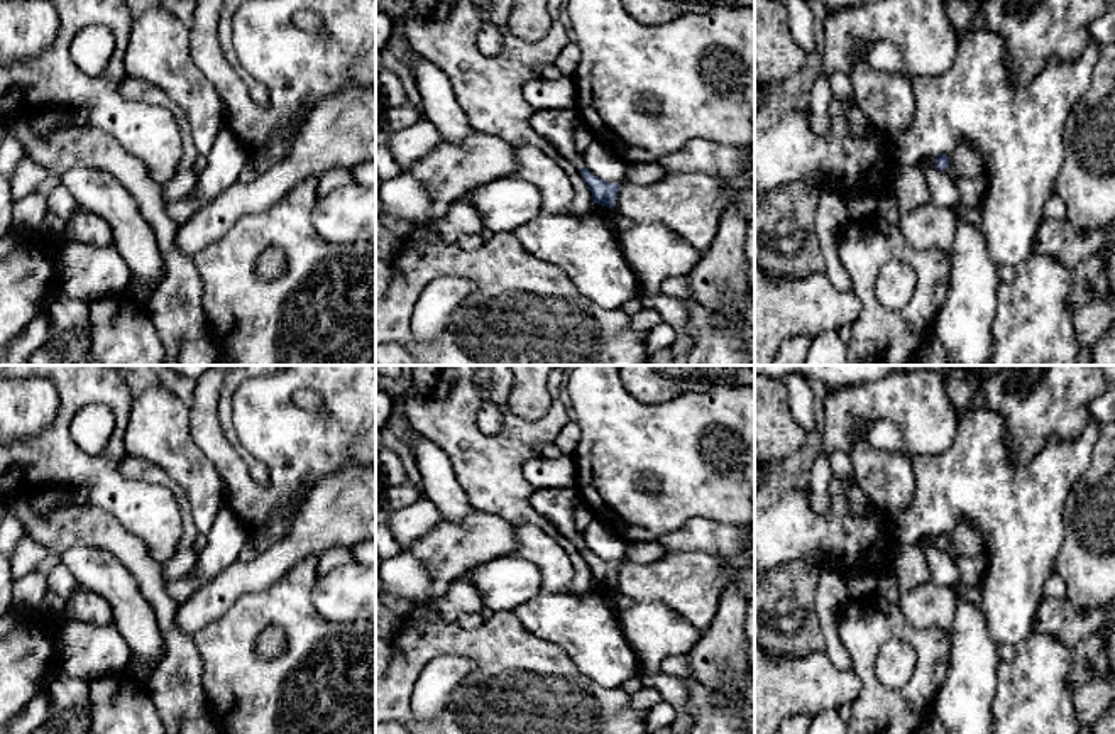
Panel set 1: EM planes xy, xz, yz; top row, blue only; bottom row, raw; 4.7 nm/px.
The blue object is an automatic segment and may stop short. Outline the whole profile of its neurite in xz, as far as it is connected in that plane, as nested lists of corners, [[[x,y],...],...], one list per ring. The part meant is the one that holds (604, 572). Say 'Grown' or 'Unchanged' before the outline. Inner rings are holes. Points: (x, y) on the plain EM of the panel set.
Grown. [[[541,489],[531,496],[531,504],[580,550],[594,580],[612,589],[619,563],[602,560],[585,546],[584,538],[575,529],[575,509],[580,502],[580,496],[575,489]]]

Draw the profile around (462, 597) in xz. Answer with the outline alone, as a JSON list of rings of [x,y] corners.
[[[467,572],[452,582],[445,599],[430,605],[415,607],[408,616],[401,617],[399,629],[425,622],[448,624],[457,622],[462,614],[479,614],[482,600],[477,589],[467,580]]]

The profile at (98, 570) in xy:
[[[73,546],[59,558],[80,587],[108,600],[113,624],[130,651],[130,665],[147,665],[154,671],[164,660],[166,643],[156,612],[132,573],[110,551],[93,546]]]

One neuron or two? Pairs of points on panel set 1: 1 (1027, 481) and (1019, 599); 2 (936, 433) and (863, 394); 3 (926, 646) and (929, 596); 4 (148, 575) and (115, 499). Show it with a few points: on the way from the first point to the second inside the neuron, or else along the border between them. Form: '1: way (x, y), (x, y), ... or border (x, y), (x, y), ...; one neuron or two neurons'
1: way (1021, 509), (1019, 570); one neuron
2: way (917, 415), (902, 399), (882, 399); one neuron
3: border (897, 604), (916, 628), (946, 631); two neurons
4: border (98, 508), (110, 513), (132, 533), (156, 562); two neurons

